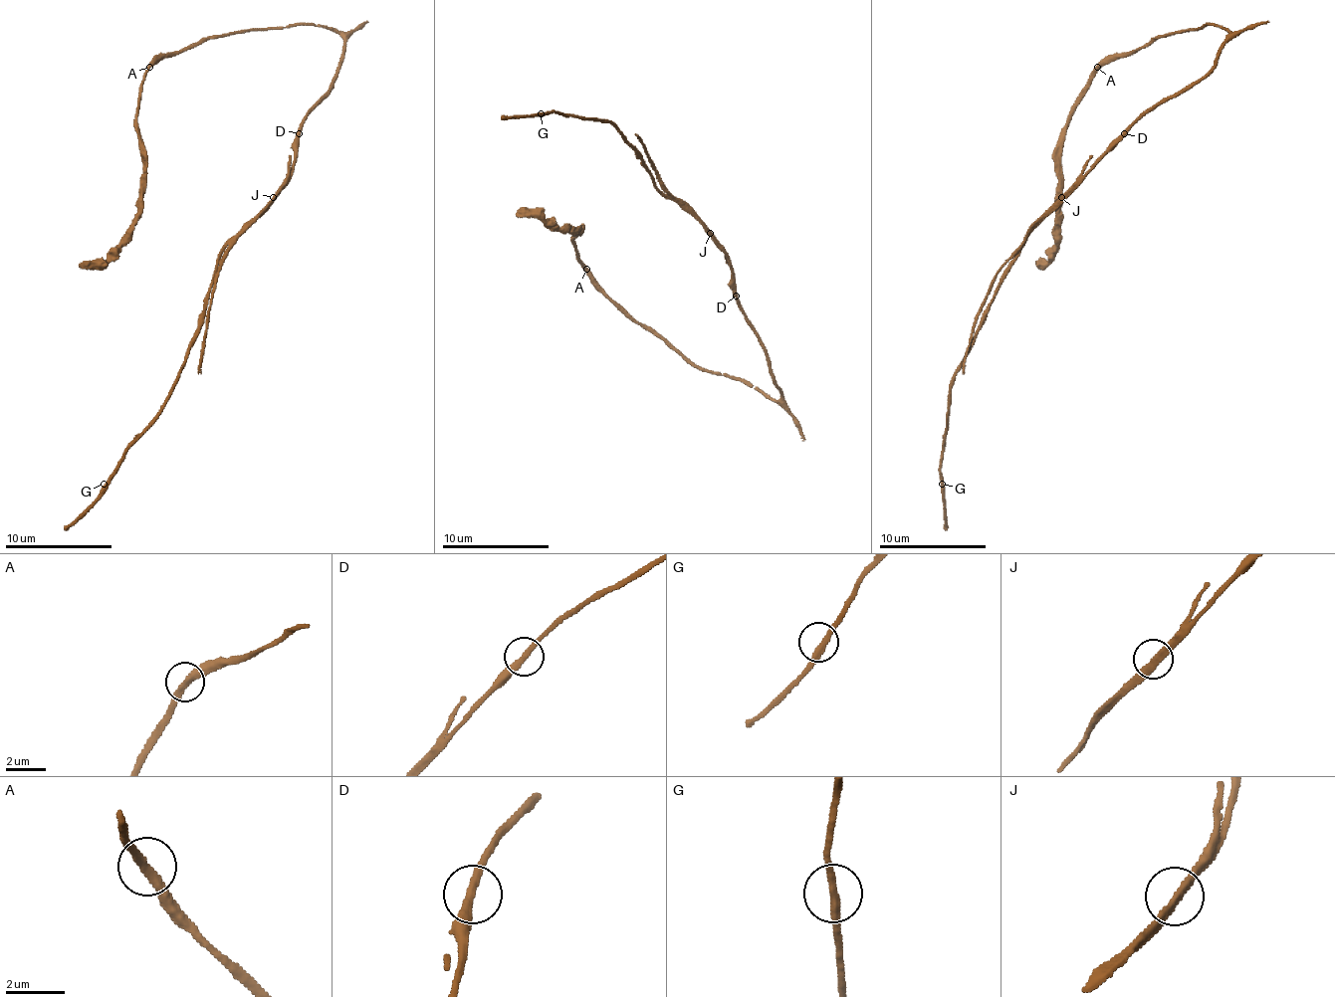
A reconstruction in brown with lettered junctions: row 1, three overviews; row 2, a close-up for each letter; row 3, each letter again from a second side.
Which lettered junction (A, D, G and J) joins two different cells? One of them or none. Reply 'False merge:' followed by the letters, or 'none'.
False merge: J

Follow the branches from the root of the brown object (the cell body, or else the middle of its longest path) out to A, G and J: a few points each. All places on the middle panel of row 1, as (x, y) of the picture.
A: (761, 343), (781, 394), (778, 399), (742, 381), (693, 367), (637, 324), (586, 269)
G: (761, 343), (736, 298), (728, 255), (650, 177), (621, 132), (599, 118), (541, 113)
J: (761, 343), (755, 327), (736, 298), (728, 253), (709, 234)

